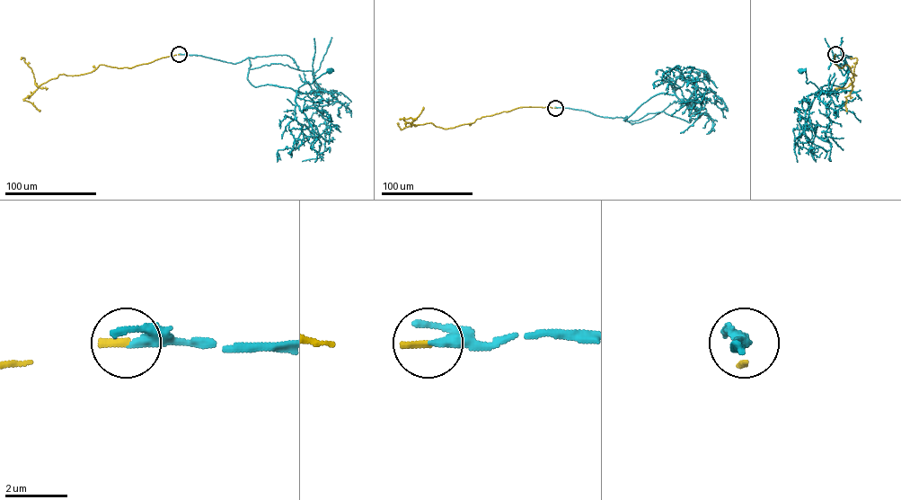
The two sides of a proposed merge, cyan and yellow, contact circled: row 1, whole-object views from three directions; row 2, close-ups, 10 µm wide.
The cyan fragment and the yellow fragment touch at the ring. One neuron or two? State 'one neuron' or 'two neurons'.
one neuron

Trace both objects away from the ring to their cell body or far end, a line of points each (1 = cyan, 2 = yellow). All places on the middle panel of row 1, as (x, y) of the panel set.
1: (555, 107), (626, 116), (625, 121), (651, 97), (675, 94), (689, 78), (709, 78), (705, 74)
2: (555, 107), (520, 107), (447, 129), (430, 122), (412, 124), (401, 129), (397, 122)

